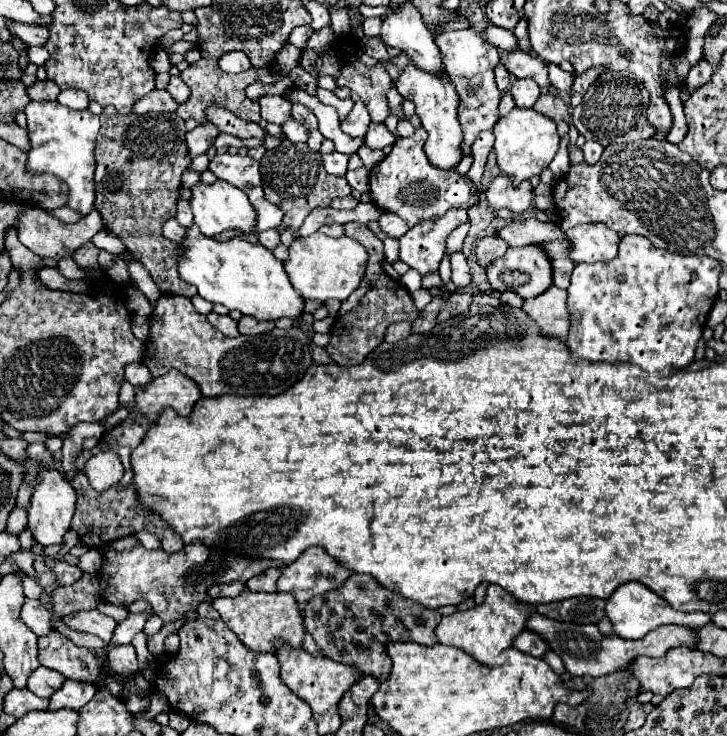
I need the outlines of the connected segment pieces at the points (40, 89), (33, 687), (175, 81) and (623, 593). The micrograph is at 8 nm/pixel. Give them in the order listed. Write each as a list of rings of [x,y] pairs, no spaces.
[[[46,79],[46,81],[36,81],[32,87],[26,89],[26,93],[32,101],[56,101],[60,89],[56,87],[56,83]]]
[[[38,667],[30,677],[28,677],[28,689],[38,695],[38,697],[50,697],[62,683],[64,683],[64,675],[60,675],[54,669],[46,669],[46,667]]]
[[[172,77],[170,85],[168,85],[168,93],[172,95],[172,99],[176,99],[176,103],[184,103],[190,95],[188,87],[184,85],[184,81],[180,77]]]
[[[624,583],[620,585],[612,597],[606,601],[606,615],[614,625],[614,633],[622,635],[624,639],[640,639],[644,637],[648,631],[654,631],[660,625],[666,623],[674,623],[674,625],[686,625],[686,627],[702,627],[710,621],[708,613],[682,613],[676,611],[672,607],[668,607],[668,603],[664,603],[664,599],[660,599],[660,595],[656,595],[652,589],[644,587],[642,583]]]

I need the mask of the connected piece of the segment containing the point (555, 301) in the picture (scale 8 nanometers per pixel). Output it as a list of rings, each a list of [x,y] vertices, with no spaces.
[[[550,287],[544,295],[534,299],[526,299],[522,303],[522,311],[536,321],[540,333],[544,337],[562,337],[568,335],[568,315],[566,315],[566,291],[558,287]]]

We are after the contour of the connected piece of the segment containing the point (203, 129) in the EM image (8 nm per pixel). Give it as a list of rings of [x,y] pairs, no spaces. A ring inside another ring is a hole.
[[[208,123],[208,125],[198,125],[194,131],[186,133],[186,145],[188,145],[188,155],[194,159],[198,155],[204,155],[212,145],[218,135],[218,129]]]

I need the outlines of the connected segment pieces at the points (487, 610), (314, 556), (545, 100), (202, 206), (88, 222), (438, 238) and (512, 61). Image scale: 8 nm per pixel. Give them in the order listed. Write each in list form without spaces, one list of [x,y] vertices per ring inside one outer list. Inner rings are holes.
[[[490,584],[487,587],[486,599],[468,609],[468,611],[458,611],[452,615],[446,615],[440,625],[436,627],[436,637],[438,643],[442,645],[454,645],[462,649],[464,653],[472,655],[480,665],[500,665],[502,663],[502,651],[508,649],[514,641],[514,637],[524,631],[524,623],[528,615],[532,613],[534,605],[520,603],[516,601],[510,593],[506,593],[502,587],[497,584]]]
[[[310,547],[292,565],[282,569],[276,591],[292,593],[296,603],[304,605],[314,595],[340,587],[348,579],[348,575],[352,573],[340,567],[340,563],[336,563],[334,571],[334,559],[326,555],[322,547]]]
[[[544,89],[540,99],[534,105],[534,111],[538,111],[538,113],[542,113],[542,115],[546,115],[546,117],[556,121],[560,139],[564,139],[568,135],[568,129],[570,129],[570,123],[572,123],[572,119],[570,119],[570,107],[566,105],[566,101],[560,95],[550,95]]]
[[[222,179],[206,185],[202,181],[198,181],[192,187],[192,199],[190,199],[190,207],[192,207],[192,215],[194,215],[194,223],[200,227],[200,231],[204,235],[218,235],[226,229],[236,229],[242,233],[252,233],[254,229],[254,219],[256,213],[248,201],[248,197],[244,195],[244,191],[240,191],[238,187],[232,187],[230,183],[224,183]]]
[[[22,205],[20,215],[18,215],[18,239],[36,255],[40,257],[52,257],[52,259],[62,259],[62,257],[70,257],[78,247],[82,247],[84,243],[88,243],[100,229],[104,229],[100,213],[94,209],[90,215],[82,217],[76,223],[62,223],[58,219],[54,219],[48,211],[40,209],[40,207],[26,207]]]
[[[452,209],[438,219],[420,221],[400,241],[400,261],[416,269],[420,275],[436,271],[444,253],[448,235],[468,221],[468,209]]]
[[[514,51],[514,53],[506,53],[500,57],[500,63],[506,67],[508,73],[512,73],[518,79],[534,79],[540,87],[548,87],[548,71],[546,71],[546,63],[540,61],[536,55],[524,53],[524,51]]]

